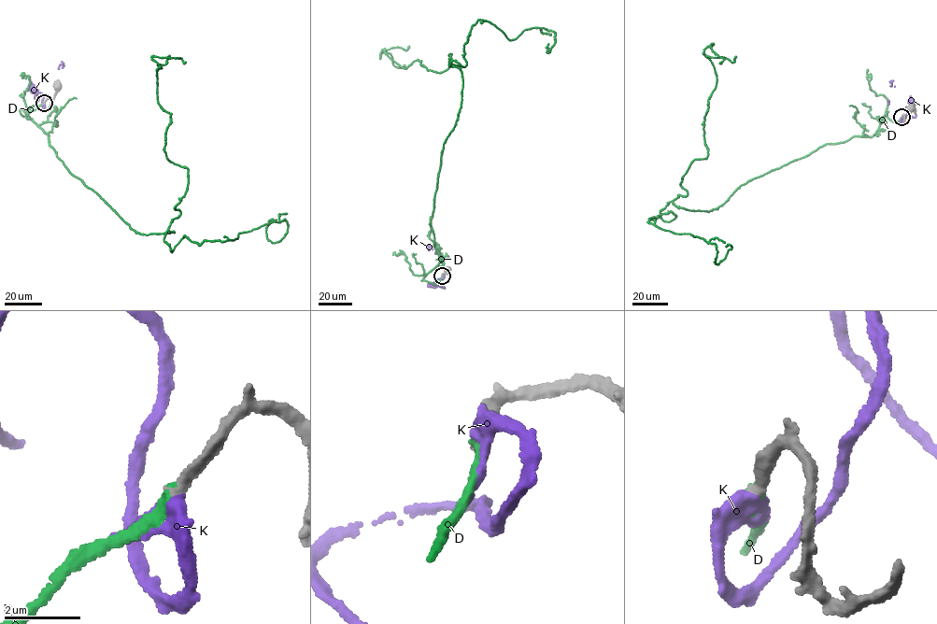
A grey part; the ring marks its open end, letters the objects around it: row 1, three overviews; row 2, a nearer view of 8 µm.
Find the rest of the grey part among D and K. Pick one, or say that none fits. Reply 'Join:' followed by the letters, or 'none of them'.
Join: D

